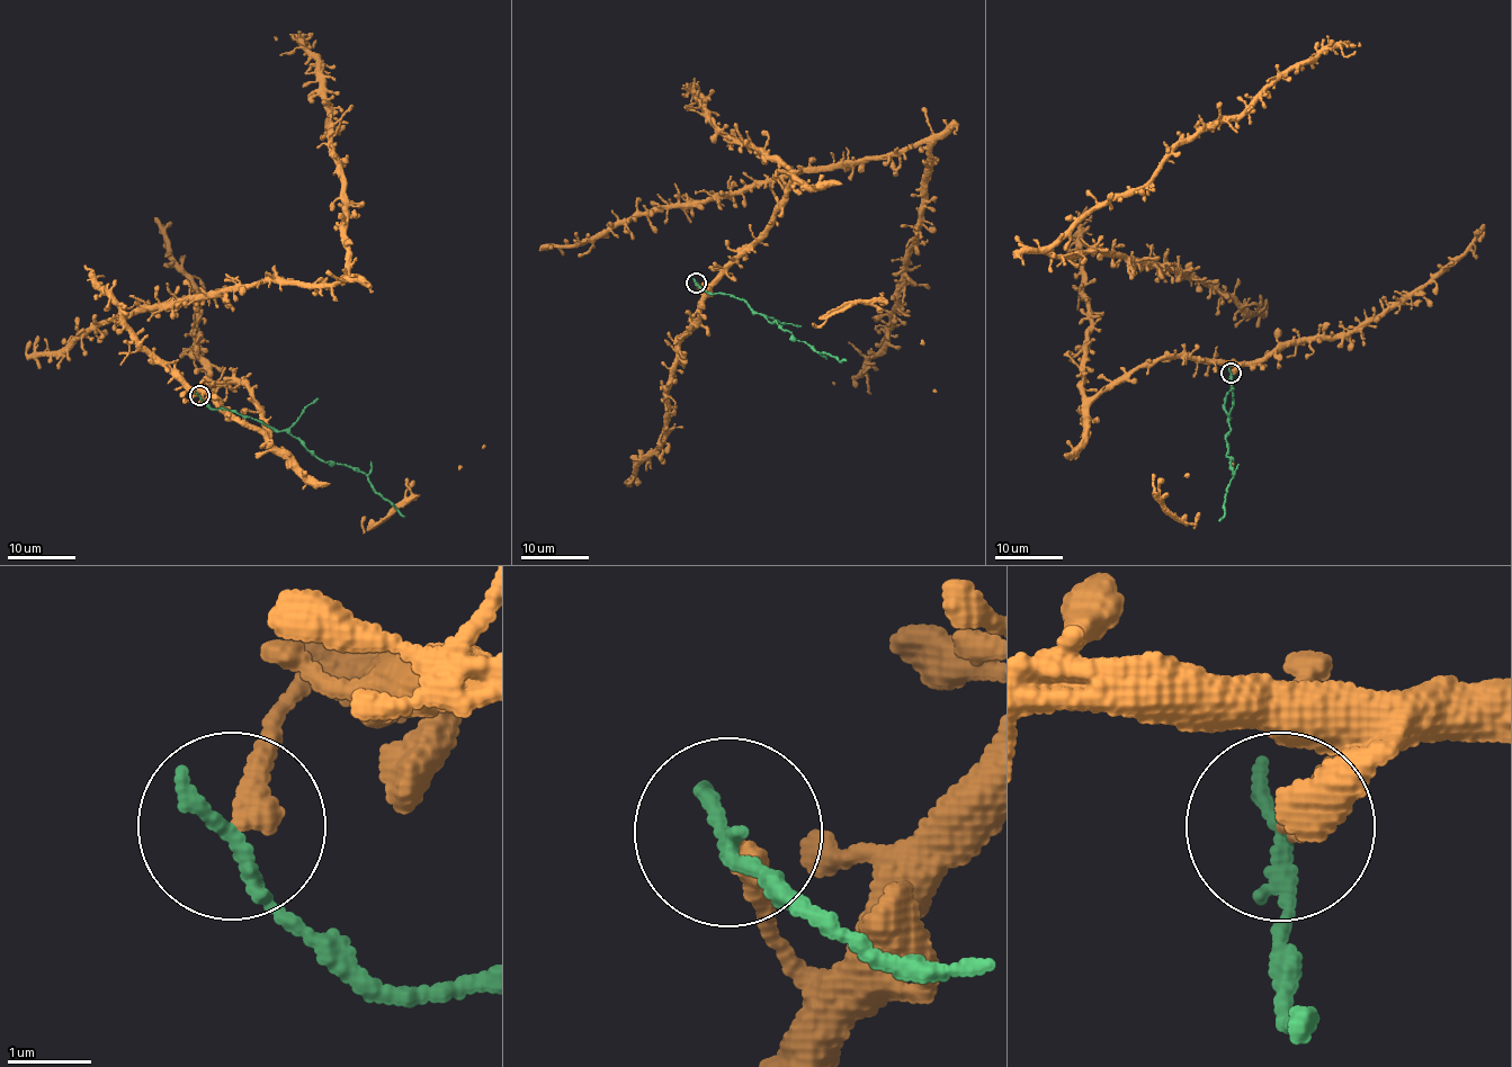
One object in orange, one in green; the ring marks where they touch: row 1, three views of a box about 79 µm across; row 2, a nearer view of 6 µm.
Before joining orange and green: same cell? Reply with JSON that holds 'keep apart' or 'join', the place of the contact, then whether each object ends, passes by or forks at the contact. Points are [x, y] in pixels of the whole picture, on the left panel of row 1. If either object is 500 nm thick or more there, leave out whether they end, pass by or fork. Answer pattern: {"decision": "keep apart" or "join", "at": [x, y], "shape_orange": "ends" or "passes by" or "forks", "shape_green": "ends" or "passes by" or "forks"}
{"decision": "keep apart", "at": [199, 395], "shape_orange": "ends", "shape_green": "ends"}

